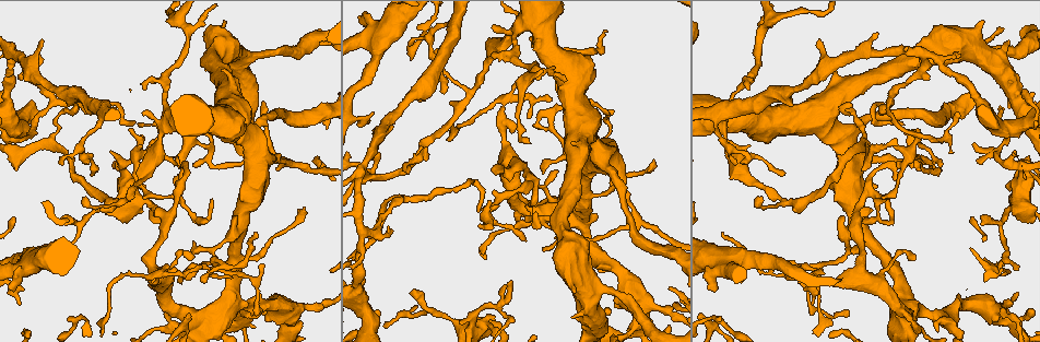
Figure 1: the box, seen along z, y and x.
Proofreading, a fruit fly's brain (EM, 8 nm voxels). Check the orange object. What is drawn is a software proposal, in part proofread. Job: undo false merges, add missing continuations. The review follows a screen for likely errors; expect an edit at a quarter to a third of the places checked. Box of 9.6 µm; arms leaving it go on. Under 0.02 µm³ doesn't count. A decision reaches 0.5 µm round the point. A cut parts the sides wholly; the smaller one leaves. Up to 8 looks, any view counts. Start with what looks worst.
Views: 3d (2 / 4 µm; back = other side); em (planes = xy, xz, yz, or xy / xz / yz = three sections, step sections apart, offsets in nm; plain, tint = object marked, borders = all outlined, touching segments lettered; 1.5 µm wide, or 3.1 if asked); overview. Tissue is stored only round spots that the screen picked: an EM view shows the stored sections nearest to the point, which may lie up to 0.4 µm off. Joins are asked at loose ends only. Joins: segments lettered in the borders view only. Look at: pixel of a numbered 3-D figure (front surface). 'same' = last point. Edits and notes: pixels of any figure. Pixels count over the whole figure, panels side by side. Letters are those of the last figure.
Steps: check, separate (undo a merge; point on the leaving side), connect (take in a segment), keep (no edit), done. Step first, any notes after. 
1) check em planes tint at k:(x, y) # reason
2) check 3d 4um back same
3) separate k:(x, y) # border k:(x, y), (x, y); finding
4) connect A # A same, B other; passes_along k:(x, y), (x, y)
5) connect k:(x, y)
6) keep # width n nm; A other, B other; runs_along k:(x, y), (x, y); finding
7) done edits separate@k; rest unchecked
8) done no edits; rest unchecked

check em planes borders at 1:(1005, 310) # an open end

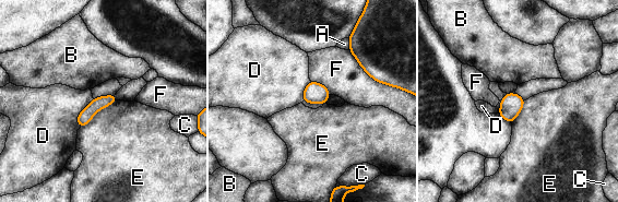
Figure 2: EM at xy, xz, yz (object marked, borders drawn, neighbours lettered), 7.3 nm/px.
keep # longest_contact F 400 nm; A other, B other, C other, D other, E other, F other; no lettered segment goes on from it

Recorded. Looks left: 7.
check em xz step 8 borders at 1:(413, 288) # branch stops here

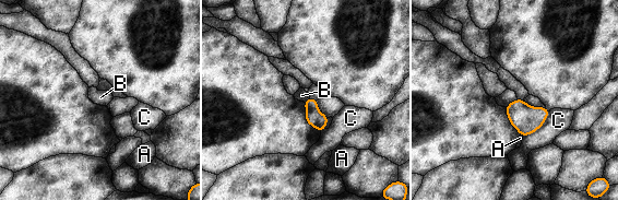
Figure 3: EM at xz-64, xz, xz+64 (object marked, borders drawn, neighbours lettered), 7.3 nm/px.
check em planes borders same # another direction

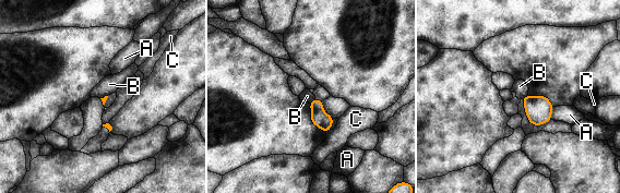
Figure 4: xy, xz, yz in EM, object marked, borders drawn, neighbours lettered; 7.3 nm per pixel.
keep # A other, B other, C other; border 4:(314, 97), (308, 103); none of them fits

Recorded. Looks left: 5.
check 3d 2um at 1:(480, 225)

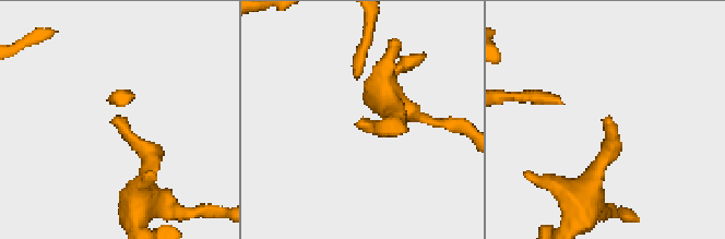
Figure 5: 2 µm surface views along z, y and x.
check em planes tint at 5:(610, 118) # need the tissue

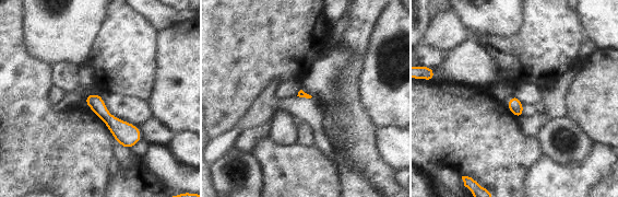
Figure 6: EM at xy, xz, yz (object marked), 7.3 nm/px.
check em planes borders same

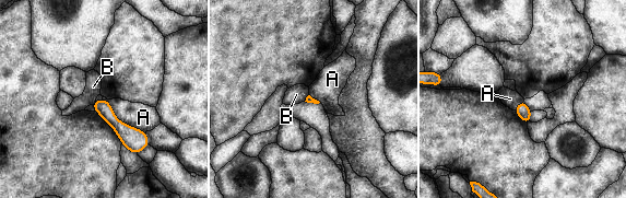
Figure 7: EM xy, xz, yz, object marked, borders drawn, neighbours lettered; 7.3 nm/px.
keep # A other, B other; border 7:(102, 98), (120, 120), (145, 132); no lettered segment goes on from it

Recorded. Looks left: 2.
done no edits; rest unchecked

